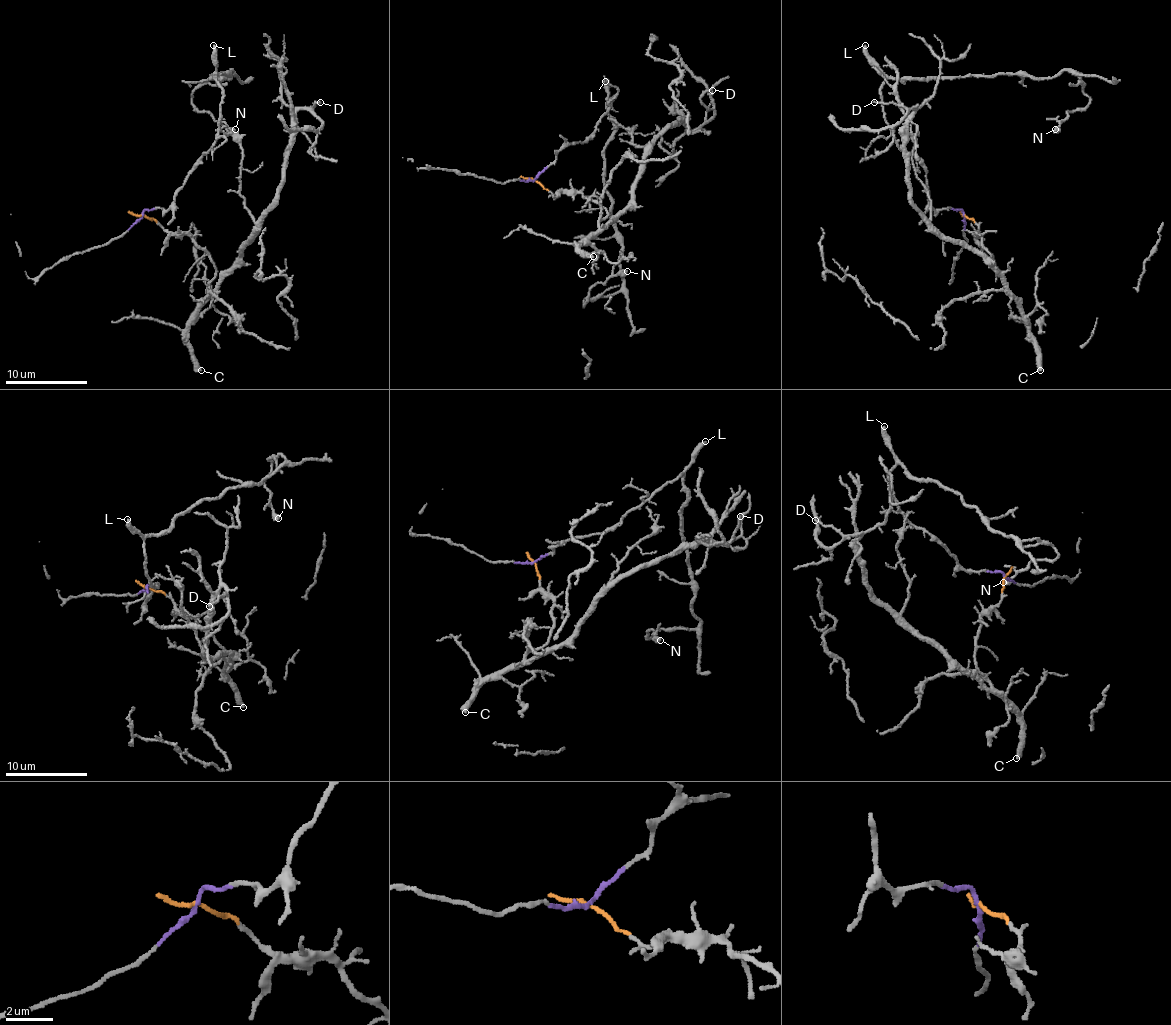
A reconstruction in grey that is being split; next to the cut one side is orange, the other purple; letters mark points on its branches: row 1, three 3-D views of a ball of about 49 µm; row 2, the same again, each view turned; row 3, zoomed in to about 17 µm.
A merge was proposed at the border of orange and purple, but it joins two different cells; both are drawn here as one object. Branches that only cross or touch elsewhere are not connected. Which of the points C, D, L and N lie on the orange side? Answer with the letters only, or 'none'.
C, D

